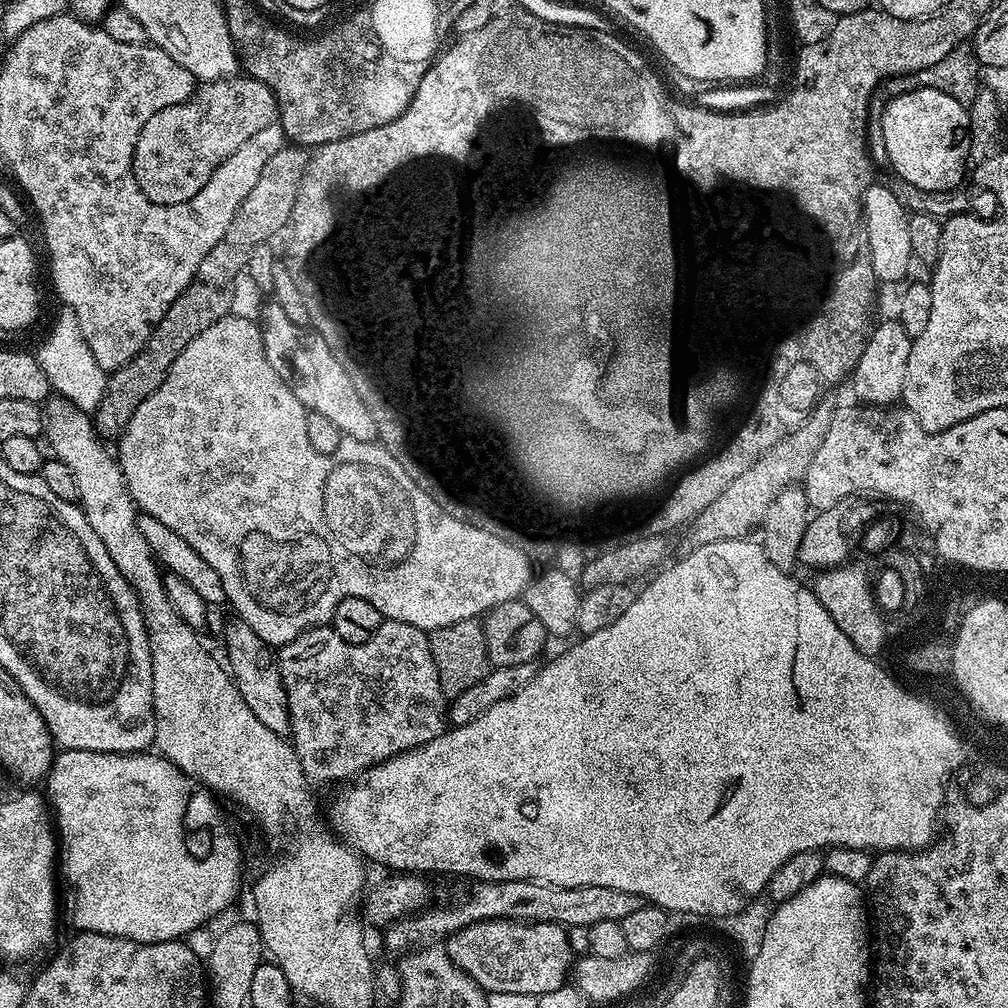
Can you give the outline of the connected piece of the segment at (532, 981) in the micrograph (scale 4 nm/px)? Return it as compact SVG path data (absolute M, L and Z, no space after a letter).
M483 920L462 927L447 937L444 947L451 961L489 995L535 998L565 987L574 953L567 929L556 921L528 923L517 920Z

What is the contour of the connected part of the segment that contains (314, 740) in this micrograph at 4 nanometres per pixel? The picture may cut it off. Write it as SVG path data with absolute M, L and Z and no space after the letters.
M381 619L380 628L370 638L370 642L351 644L342 638L330 626L310 628L298 638L294 638L288 644L281 644L278 648L280 673L288 699L290 710L290 743L295 748L298 758L302 762L302 770L309 781L320 784L332 784L335 780L351 781L368 771L376 764L389 760L391 756L397 756L403 752L409 752L412 748L421 748L426 742L438 738L446 731L446 697L440 685L440 675L434 666L434 658L430 654L429 633L423 632L418 626L410 626L406 622Z

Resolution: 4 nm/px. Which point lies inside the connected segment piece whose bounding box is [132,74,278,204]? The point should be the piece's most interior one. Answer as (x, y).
(180, 147)

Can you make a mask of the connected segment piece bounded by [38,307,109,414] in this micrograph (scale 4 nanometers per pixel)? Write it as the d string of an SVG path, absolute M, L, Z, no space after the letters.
M61 307L59 311L52 333L45 338L44 345L38 351L40 365L55 395L78 406L78 410L95 413L98 402L102 402L104 397L109 373L104 372L98 362L94 362L94 354L90 354L90 346L86 346L86 338L82 338L82 326L78 318L74 318L68 308Z

